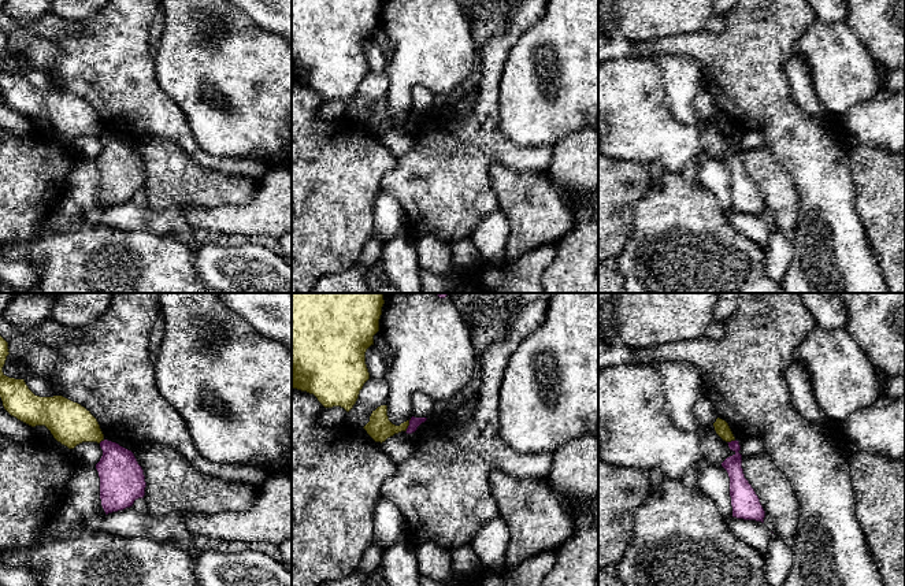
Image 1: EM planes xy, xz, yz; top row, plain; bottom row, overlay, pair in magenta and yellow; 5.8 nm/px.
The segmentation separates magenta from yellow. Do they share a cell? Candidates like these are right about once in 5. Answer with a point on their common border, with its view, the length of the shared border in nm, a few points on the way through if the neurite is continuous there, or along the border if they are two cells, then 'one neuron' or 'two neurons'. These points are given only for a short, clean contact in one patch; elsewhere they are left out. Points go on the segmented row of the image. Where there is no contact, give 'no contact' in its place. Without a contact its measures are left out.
contact xz (408, 426); length 90 nm; border xz (411, 419), (405, 431); two neurons

